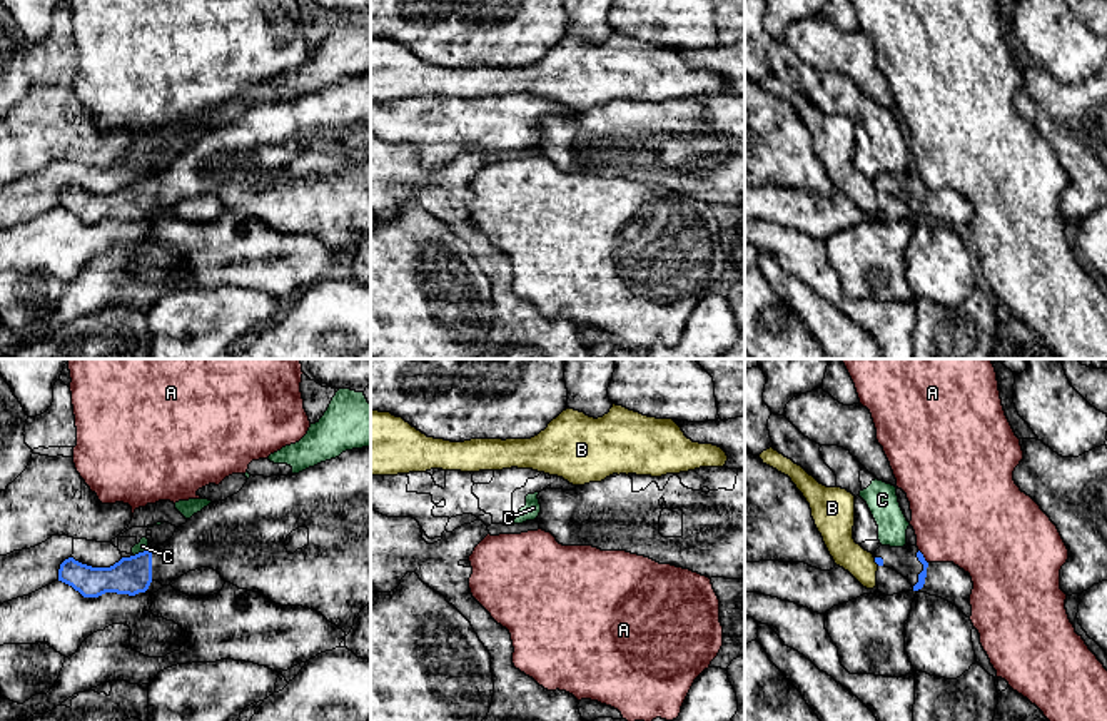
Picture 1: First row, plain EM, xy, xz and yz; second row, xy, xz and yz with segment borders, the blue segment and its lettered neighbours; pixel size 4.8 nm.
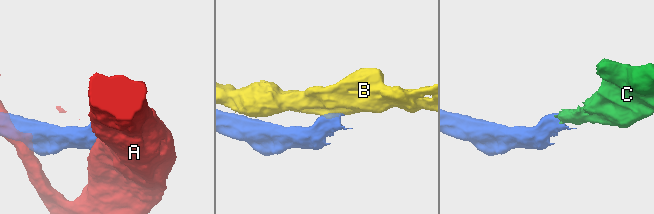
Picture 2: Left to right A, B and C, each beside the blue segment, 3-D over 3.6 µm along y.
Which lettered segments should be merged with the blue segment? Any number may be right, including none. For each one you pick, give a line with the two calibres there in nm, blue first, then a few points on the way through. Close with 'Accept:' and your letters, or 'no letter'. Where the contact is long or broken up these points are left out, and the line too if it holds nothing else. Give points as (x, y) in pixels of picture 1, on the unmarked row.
Accept: no letter

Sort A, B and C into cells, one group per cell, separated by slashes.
A / B / C

